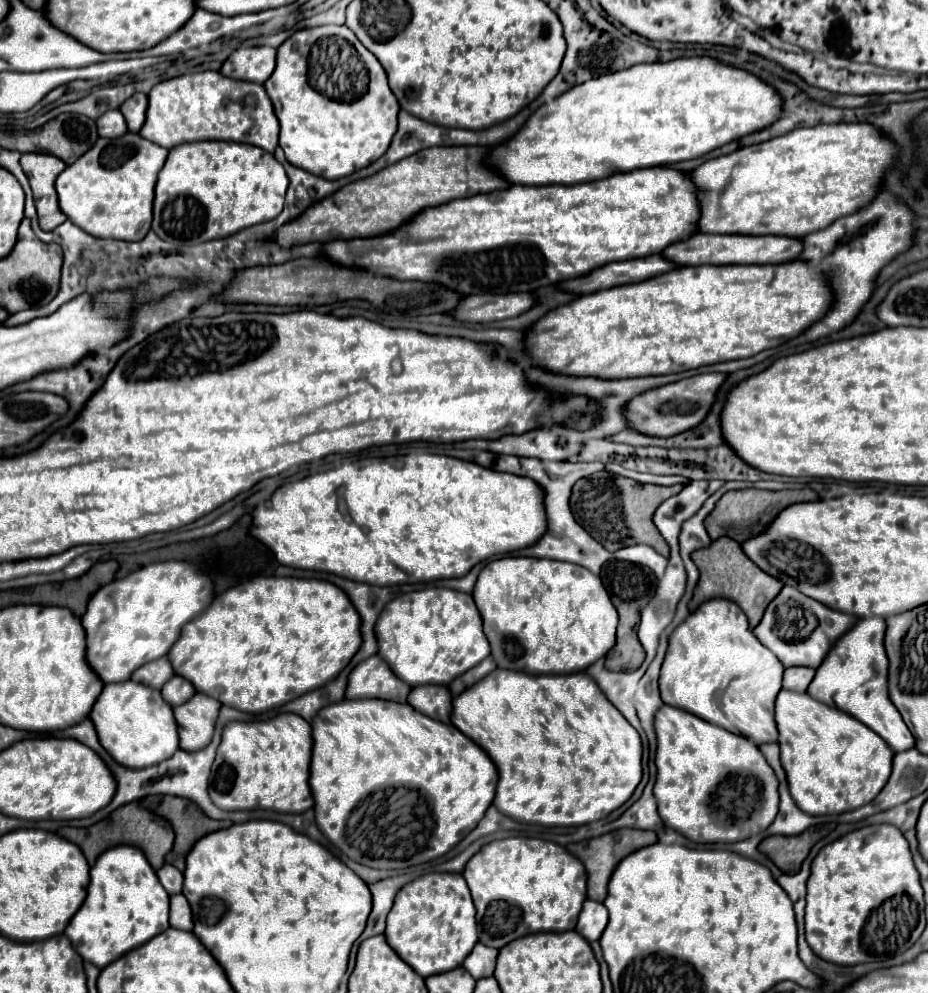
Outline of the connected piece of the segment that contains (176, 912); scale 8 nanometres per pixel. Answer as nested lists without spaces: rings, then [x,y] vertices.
[[[170,895],[170,925],[182,931],[192,931],[192,913],[186,897]]]

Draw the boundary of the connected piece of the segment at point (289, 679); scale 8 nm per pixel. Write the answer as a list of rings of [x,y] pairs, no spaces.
[[[254,577],[220,593],[200,617],[184,625],[180,641],[172,645],[168,657],[176,665],[176,675],[192,681],[196,691],[216,697],[222,705],[260,713],[332,681],[350,663],[360,645],[360,615],[352,609],[342,589],[320,579]]]

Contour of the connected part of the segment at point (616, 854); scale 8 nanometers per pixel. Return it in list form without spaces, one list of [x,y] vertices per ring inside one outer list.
[[[620,829],[620,831],[612,831],[612,833],[606,833],[606,835],[600,835],[600,837],[594,837],[594,839],[588,839],[588,841],[580,841],[580,843],[572,843],[568,845],[566,849],[578,857],[584,867],[586,867],[586,873],[588,873],[588,899],[596,899],[596,901],[604,901],[606,899],[606,885],[608,885],[608,879],[612,875],[612,871],[616,869],[616,865],[626,857],[630,855],[632,851],[638,851],[642,847],[648,847],[648,845],[654,845],[658,839],[656,839],[656,833],[654,831],[638,831],[638,829]]]

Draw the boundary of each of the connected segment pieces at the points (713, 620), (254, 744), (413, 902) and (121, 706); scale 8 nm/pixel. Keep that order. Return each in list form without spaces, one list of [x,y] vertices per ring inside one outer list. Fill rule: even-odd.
[[[712,599],[700,605],[700,609],[672,631],[662,669],[660,695],[670,707],[684,709],[712,725],[720,725],[722,711],[734,729],[756,745],[778,741],[774,699],[782,689],[784,667],[754,637],[744,611],[736,603]]]
[[[282,713],[270,721],[232,721],[222,731],[222,743],[216,753],[210,775],[210,797],[220,809],[274,809],[282,813],[304,813],[314,807],[310,793],[310,757],[312,757],[312,729],[296,713]]]
[[[426,873],[406,883],[388,913],[384,935],[388,945],[420,977],[460,967],[478,943],[476,909],[464,877],[456,873]]]
[[[120,681],[116,685],[106,685],[90,711],[90,719],[96,727],[102,747],[122,765],[132,769],[142,769],[144,765],[156,765],[164,757],[172,757],[178,749],[178,725],[168,705],[158,689],[140,685],[136,681]]]

